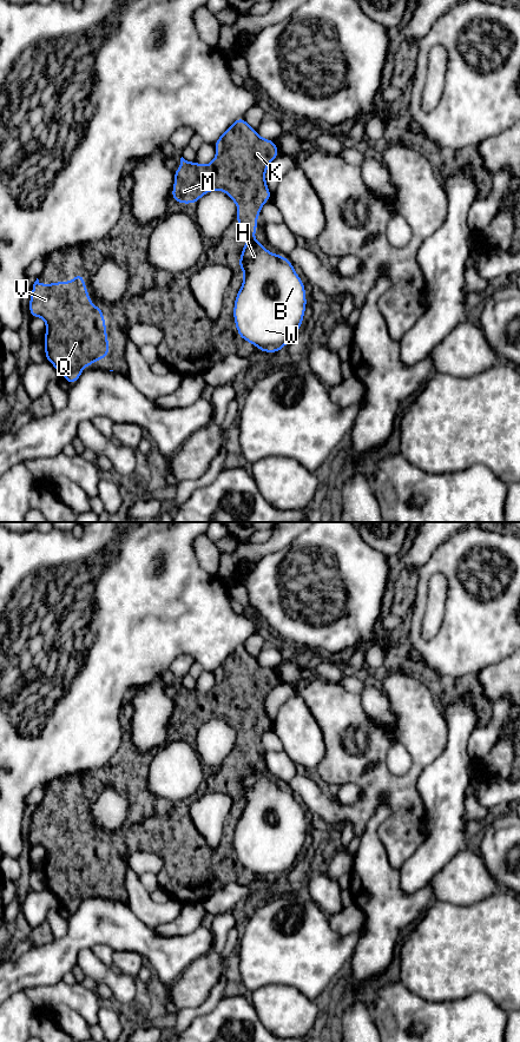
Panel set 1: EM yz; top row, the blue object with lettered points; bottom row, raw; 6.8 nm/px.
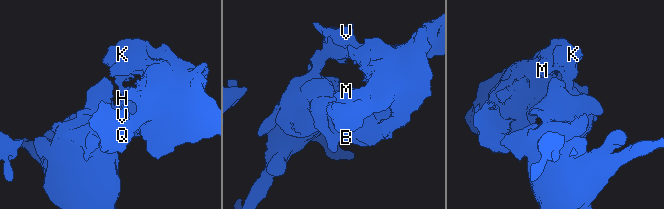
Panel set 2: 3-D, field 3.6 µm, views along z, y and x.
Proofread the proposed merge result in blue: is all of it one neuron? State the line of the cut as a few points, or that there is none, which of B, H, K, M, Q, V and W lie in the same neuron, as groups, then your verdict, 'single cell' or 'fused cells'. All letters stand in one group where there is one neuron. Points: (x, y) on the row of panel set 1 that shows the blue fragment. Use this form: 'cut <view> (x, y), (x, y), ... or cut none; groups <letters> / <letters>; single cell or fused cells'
cut yz (247, 235), (251, 238); groups B H W / K M Q V; fused cells

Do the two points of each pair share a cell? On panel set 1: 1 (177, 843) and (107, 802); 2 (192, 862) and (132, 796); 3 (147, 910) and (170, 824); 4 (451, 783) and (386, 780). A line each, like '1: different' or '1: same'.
1: different
2: same
3: different
4: different

